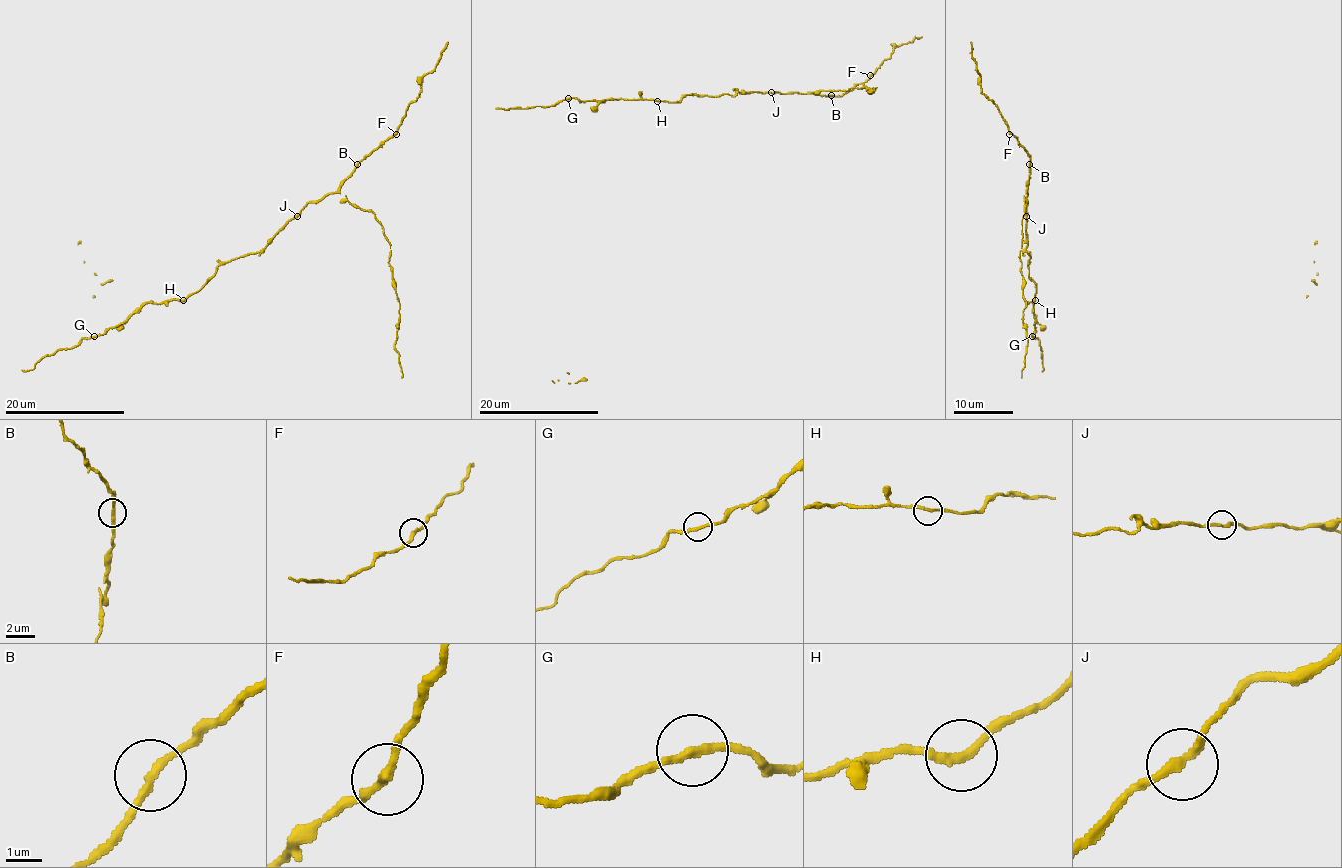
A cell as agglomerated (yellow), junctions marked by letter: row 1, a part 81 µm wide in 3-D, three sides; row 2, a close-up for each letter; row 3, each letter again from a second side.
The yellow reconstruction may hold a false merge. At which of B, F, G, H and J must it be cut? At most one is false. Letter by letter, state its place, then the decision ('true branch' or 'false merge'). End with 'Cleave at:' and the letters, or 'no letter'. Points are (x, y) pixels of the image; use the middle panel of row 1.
B: (831, 95) | true branch
F: (870, 75) | true branch
G: (568, 98) | true branch
H: (657, 101) | true branch
J: (771, 92) | true branch
Cleave at: no letter

